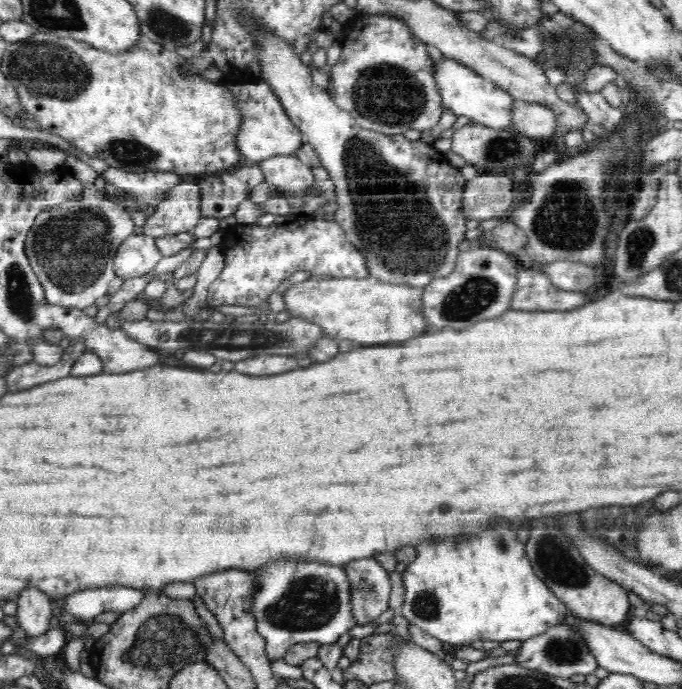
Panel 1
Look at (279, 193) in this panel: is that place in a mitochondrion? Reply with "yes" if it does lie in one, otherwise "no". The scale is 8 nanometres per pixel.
no

